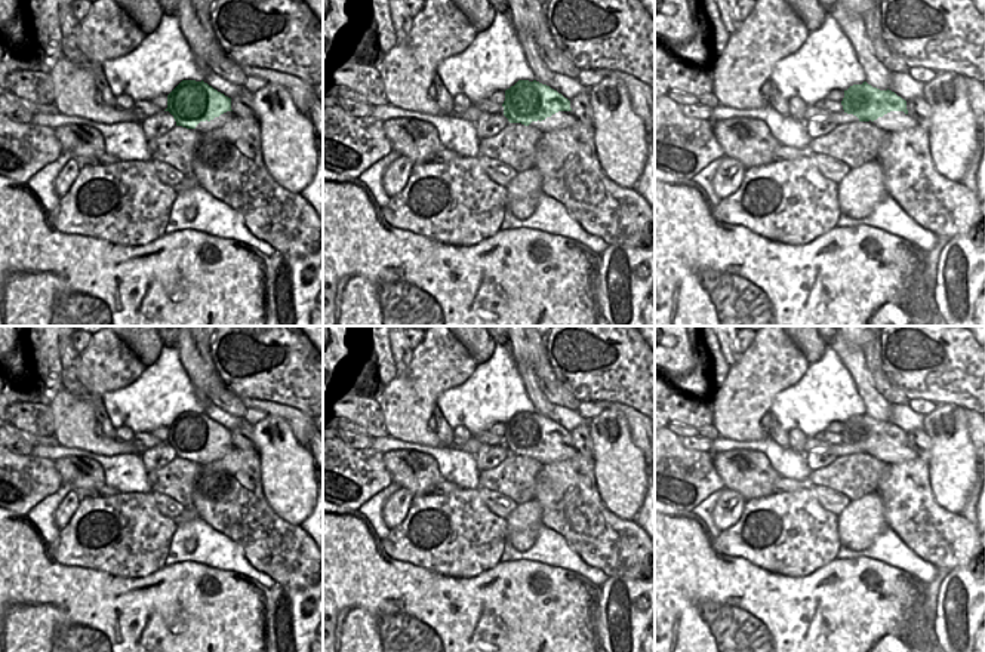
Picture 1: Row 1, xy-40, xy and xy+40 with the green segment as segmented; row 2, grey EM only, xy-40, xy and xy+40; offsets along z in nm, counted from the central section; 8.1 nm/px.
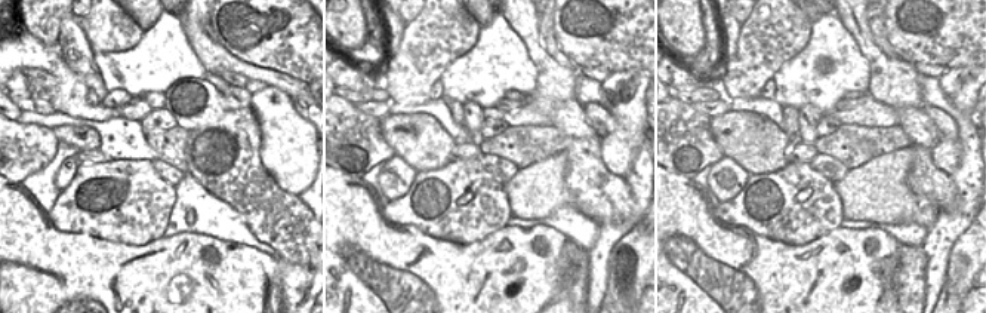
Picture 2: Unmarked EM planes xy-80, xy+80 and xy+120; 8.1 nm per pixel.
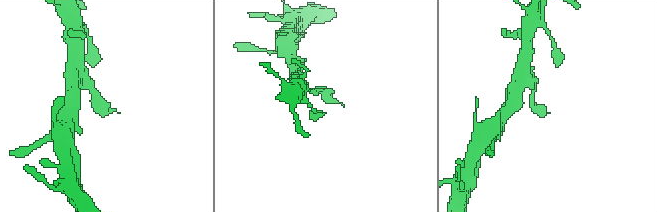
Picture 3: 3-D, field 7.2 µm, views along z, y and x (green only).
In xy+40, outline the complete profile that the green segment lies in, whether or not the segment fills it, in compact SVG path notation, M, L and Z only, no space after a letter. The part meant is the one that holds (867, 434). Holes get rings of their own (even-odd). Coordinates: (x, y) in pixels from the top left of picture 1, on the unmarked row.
M867 413L853 416L844 422L841 433L843 442L853 446L859 453L874 453L890 443L904 443L908 446L906 433L892 422L880 422Z

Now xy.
M518 412L505 422L504 448L510 455L529 458L558 443L572 443L570 433L536 412Z

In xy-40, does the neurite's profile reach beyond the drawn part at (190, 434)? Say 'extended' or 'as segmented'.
as segmented

